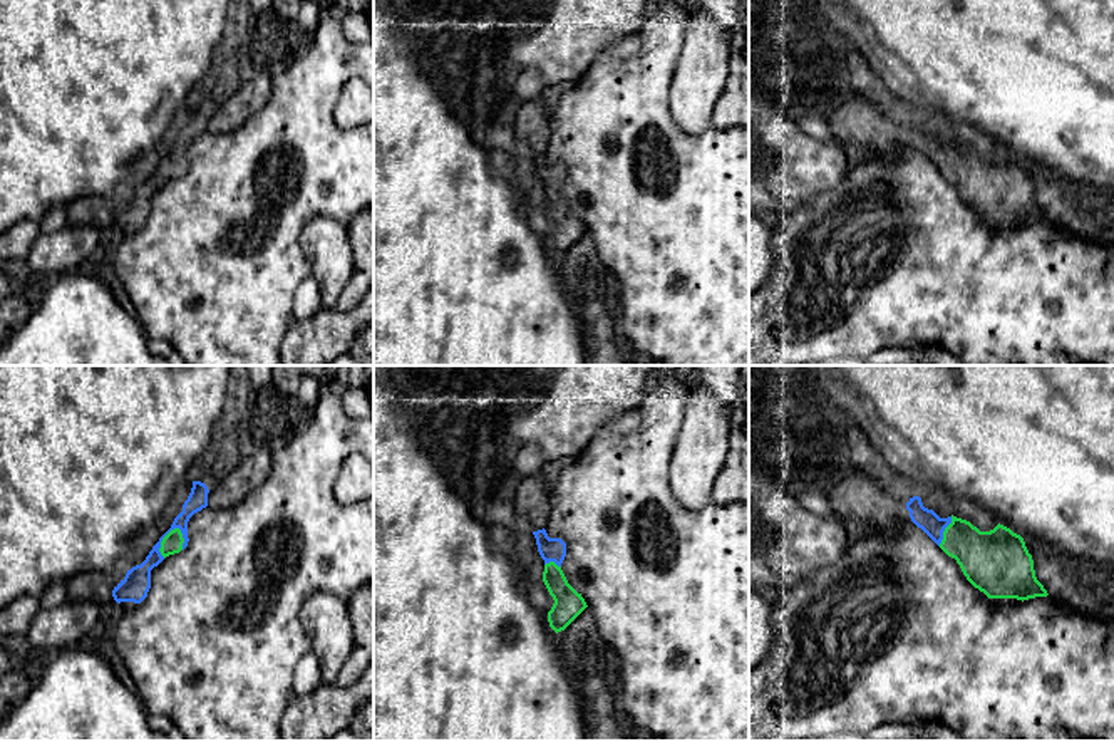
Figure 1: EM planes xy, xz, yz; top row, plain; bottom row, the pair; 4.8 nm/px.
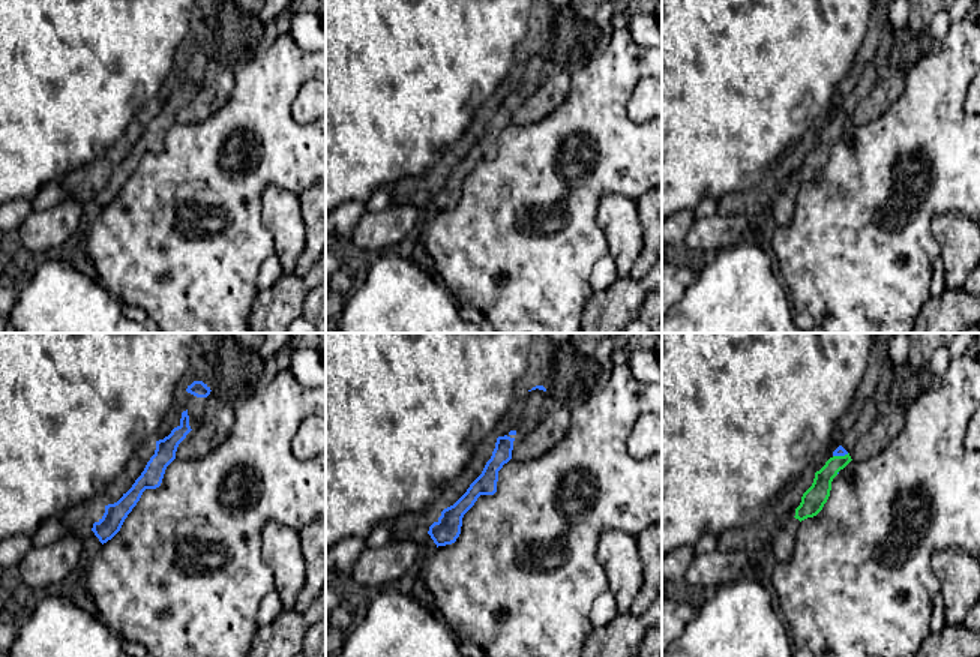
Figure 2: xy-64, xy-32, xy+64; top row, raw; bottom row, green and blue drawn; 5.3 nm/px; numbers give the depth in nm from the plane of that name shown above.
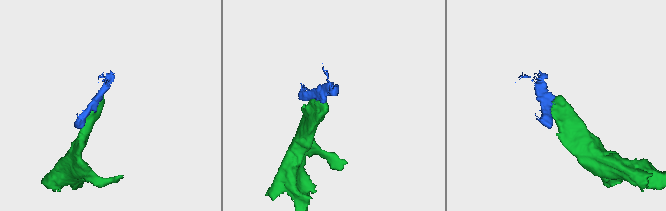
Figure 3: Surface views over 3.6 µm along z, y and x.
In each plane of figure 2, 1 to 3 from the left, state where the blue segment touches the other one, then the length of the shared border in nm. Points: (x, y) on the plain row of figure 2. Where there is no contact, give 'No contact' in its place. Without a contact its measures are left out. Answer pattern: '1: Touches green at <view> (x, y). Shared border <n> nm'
1: No contact
2: No contact
3: Touches green at xy+64 (841, 120). Shared border 90 nm

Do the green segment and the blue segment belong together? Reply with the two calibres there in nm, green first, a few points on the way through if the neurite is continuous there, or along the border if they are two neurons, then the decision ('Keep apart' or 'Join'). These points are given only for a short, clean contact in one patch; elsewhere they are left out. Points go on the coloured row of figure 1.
Thickness 100 nm (green) against 140 nm. Path across: xy (171, 544), (163, 540), (136, 584). Join

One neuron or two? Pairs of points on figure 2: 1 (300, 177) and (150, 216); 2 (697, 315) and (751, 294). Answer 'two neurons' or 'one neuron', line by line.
1: one neuron
2: one neuron

